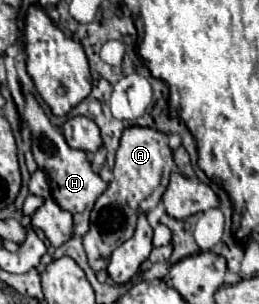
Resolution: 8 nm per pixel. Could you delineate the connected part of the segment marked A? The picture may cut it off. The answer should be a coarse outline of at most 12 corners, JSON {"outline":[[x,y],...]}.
{"outline":[[123,130],[83,246],[93,272],[169,184],[169,136]]}

